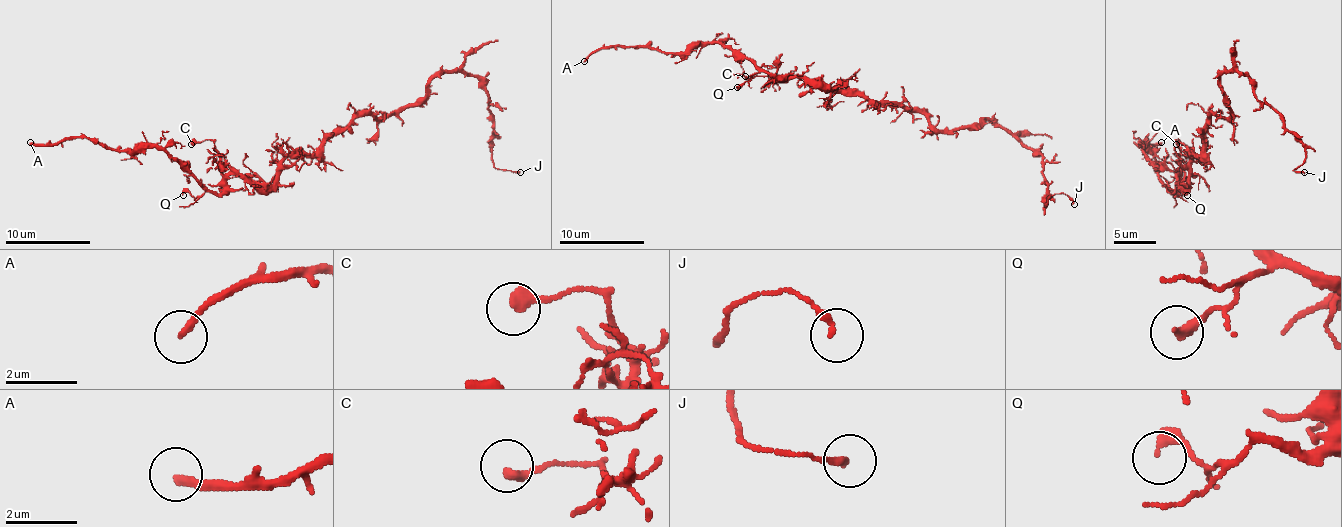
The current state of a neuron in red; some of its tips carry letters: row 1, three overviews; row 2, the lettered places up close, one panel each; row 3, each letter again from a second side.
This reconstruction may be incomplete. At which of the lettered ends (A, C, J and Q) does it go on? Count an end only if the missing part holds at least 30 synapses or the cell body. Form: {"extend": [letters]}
{"extend": ["A"]}

